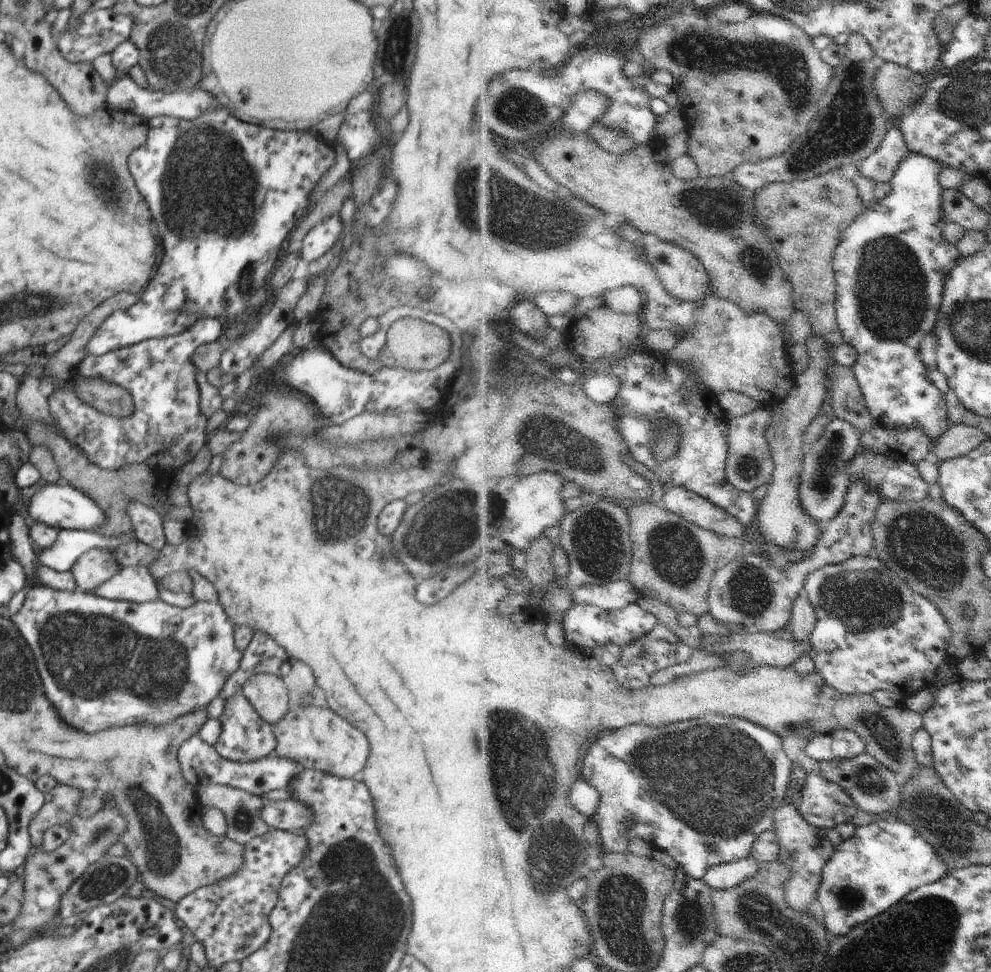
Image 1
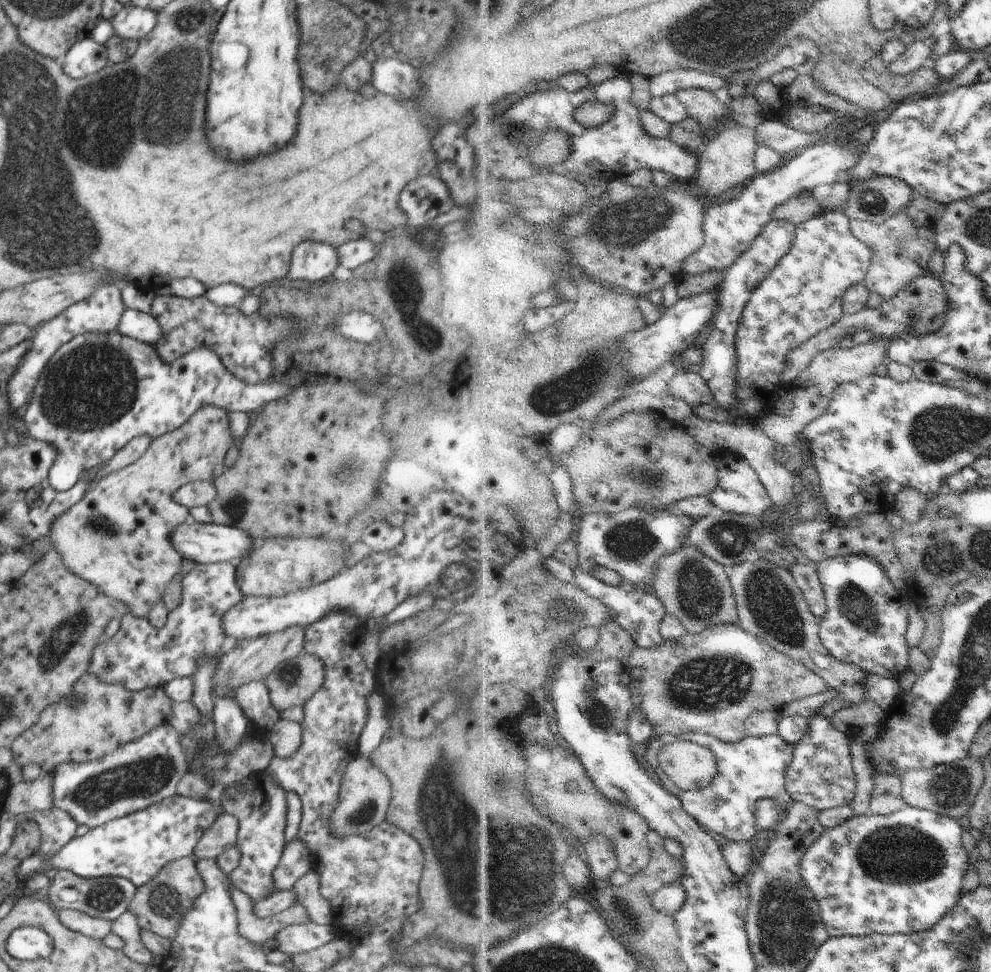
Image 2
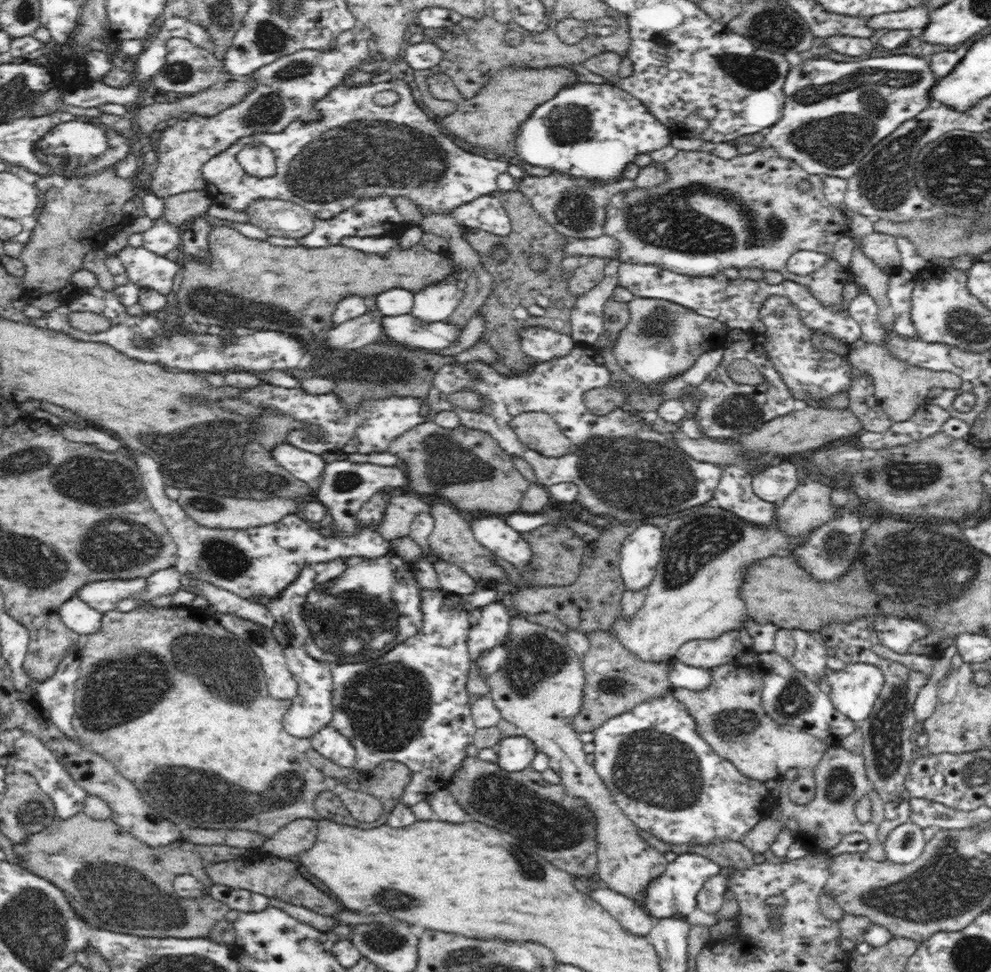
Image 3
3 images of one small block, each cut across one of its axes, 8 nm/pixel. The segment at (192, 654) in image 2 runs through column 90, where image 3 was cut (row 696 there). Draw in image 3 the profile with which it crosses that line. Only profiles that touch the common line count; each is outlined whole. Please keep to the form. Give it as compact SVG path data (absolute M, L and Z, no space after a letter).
M673 693L662 695L661 698L642 701L631 711L617 714L614 718L608 718L608 721L603 726L600 726L594 734L593 743L595 749L593 753L595 756L595 771L603 780L604 786L609 790L611 801L615 802L640 830L646 830L652 836L656 836L656 838L668 844L690 844L690 846L698 844L700 846L700 844L714 844L716 840L735 840L736 842L741 842L742 838L764 819L770 811L770 792L764 781L756 781L744 776L731 762L716 756L716 752L699 736L695 719L688 713L684 703L674 698Z

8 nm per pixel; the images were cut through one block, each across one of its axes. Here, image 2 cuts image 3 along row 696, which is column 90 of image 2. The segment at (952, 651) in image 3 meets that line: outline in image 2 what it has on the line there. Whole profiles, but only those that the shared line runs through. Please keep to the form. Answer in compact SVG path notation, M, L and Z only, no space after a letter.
M59 909L60 921L72 931L102 940L111 931L112 921L96 918L77 909Z

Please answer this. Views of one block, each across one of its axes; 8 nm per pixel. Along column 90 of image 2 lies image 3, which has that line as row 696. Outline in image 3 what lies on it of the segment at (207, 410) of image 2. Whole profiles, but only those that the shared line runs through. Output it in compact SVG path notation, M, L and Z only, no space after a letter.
M513 614L510 620L510 630L504 637L502 646L484 650L484 654L480 654L480 658L476 658L476 666L480 667L479 673L483 675L483 679L489 686L488 696L494 701L501 714L501 719L516 726L518 733L530 739L537 746L537 752L548 755L550 767L560 775L560 783L566 787L566 793L584 800L584 805L592 813L598 841L596 866L602 886L631 898L644 908L644 901L642 901L644 888L654 882L654 878L664 875L669 862L664 858L664 854L641 839L640 828L624 814L624 811L615 802L611 801L609 790L595 771L595 764L589 764L586 761L586 752L582 749L583 743L573 726L574 716L582 708L585 678L581 660L576 658L576 655L569 649L564 635Z

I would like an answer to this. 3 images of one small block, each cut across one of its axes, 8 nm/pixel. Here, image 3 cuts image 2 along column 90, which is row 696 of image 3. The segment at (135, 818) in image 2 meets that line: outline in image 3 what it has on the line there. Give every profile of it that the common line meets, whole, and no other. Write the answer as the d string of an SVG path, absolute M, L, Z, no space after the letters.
M869 662L846 664L842 670L824 670L826 684L830 685L830 700L842 714L856 724L870 716L879 702L878 695L884 677L882 671Z

